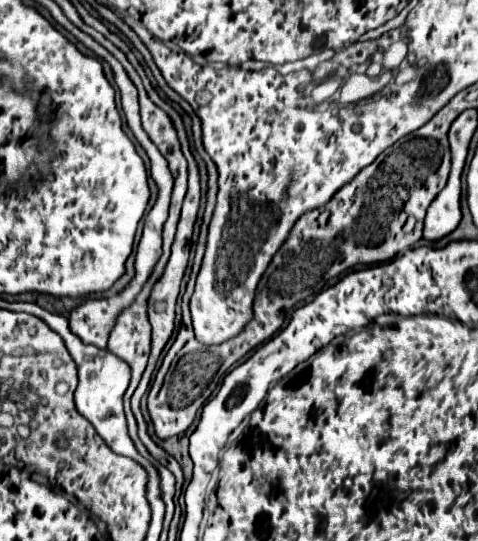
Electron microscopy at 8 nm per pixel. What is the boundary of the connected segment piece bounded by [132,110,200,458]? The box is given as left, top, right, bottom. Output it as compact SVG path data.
M168 110L176 130L178 130L178 138L180 138L180 144L182 144L182 154L186 156L188 160L188 192L186 192L186 198L184 198L184 206L182 206L182 216L180 216L180 222L178 222L178 232L176 232L176 240L172 244L172 256L168 260L168 266L162 274L162 278L156 282L150 298L148 298L148 316L150 316L150 324L152 324L152 352L150 352L150 360L148 360L148 368L146 372L142 374L142 380L138 384L138 390L134 392L132 396L132 412L138 420L138 436L140 440L144 442L144 446L148 448L148 452L154 456L154 458L166 458L164 450L150 438L148 434L148 426L146 426L146 420L140 412L140 398L144 396L148 384L150 384L150 376L156 368L156 362L160 358L160 352L164 350L166 342L170 340L172 332L174 332L174 312L176 312L176 300L178 300L178 292L180 292L180 282L182 282L182 276L184 276L184 270L188 266L188 254L190 254L190 240L192 240L192 232L194 232L194 222L196 222L196 216L198 216L198 210L200 210L200 174L198 174L198 164L190 152L190 146L188 146L188 138L186 138L186 130L184 130L184 124L182 124L182 118L178 114L174 114L172 110Z

